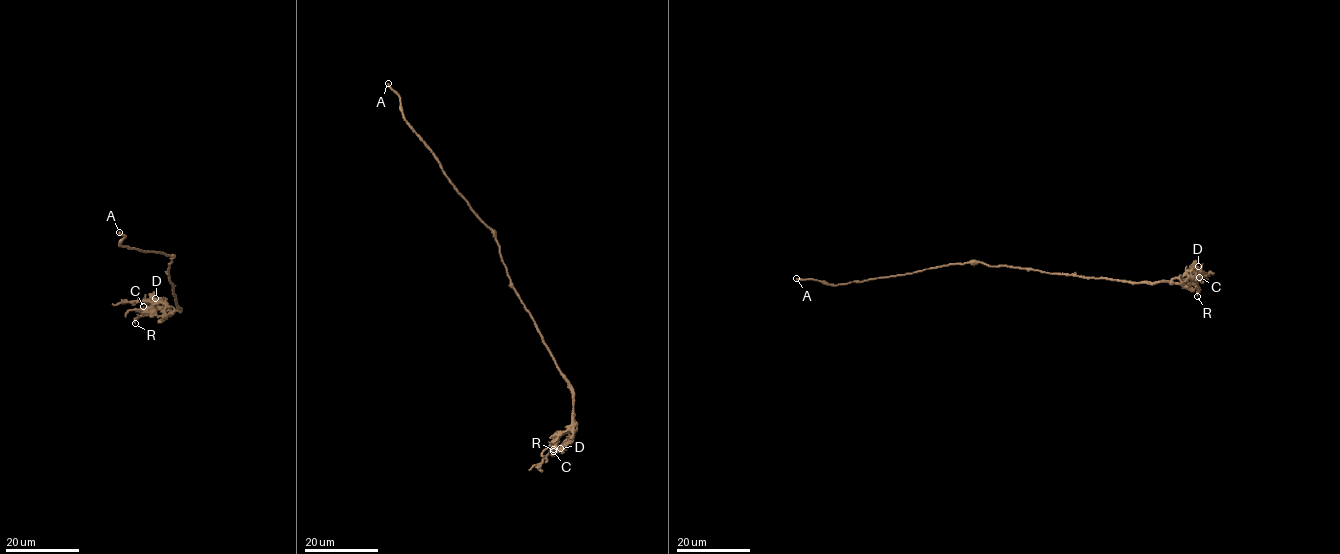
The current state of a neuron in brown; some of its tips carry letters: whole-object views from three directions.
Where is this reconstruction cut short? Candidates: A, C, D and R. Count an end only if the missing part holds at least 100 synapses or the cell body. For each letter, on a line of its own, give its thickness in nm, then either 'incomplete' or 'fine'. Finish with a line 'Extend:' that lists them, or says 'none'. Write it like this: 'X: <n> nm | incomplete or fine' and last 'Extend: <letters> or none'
A: 280 nm | fine
C: 110 nm | fine
D: 280 nm | fine
R: 150 nm | fine
Extend: none

